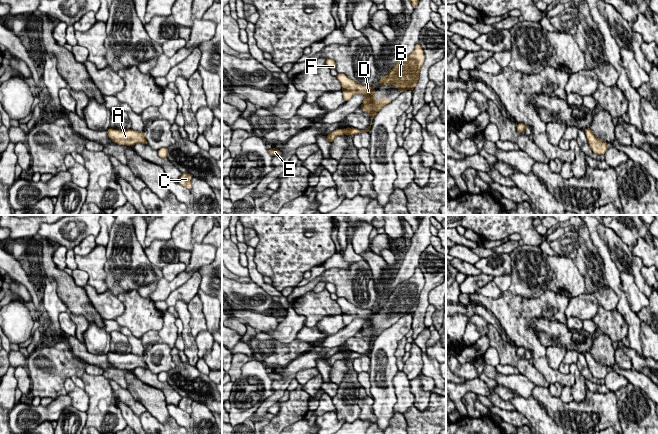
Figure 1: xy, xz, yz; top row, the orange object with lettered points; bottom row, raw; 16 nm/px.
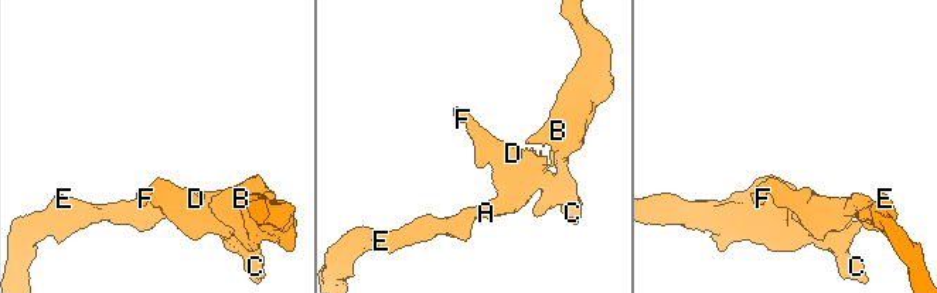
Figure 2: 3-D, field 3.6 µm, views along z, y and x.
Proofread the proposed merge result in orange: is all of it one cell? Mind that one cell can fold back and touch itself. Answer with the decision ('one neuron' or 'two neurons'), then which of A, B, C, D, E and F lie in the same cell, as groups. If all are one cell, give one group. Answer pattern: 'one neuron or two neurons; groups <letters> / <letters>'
one neuron; groups A B C D E F

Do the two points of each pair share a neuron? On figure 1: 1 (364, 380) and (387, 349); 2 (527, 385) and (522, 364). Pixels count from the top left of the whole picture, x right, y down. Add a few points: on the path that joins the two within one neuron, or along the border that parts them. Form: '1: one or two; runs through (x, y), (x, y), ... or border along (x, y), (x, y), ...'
1: two; border along (368, 373), (370, 381), (369, 391), (373, 397)
2: two; border along (519, 373), (536, 385)

